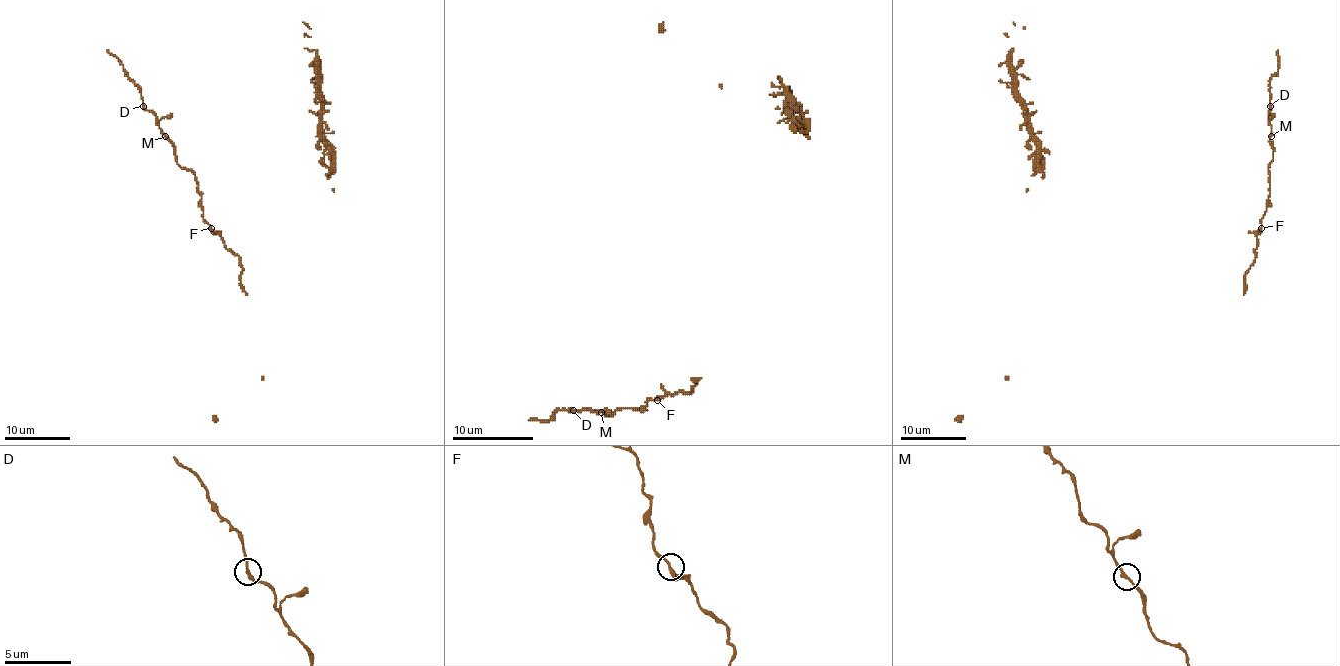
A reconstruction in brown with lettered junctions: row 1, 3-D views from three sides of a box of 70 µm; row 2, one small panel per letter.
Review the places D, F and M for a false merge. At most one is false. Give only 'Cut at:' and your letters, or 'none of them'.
Cut at: none of them

